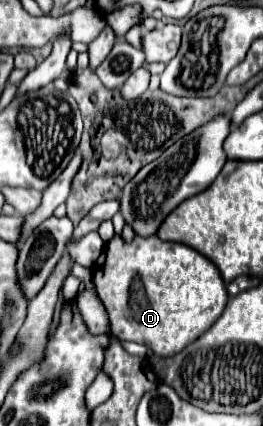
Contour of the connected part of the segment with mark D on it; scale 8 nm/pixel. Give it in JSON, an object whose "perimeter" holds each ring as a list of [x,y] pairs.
{"perimeter":[[[114,235],[92,267],[92,281],[110,315],[112,335],[142,343],[162,357],[172,357],[196,341],[222,315],[228,301],[226,285],[212,261],[184,243],[162,241],[156,235],[134,235],[130,243]]]}

